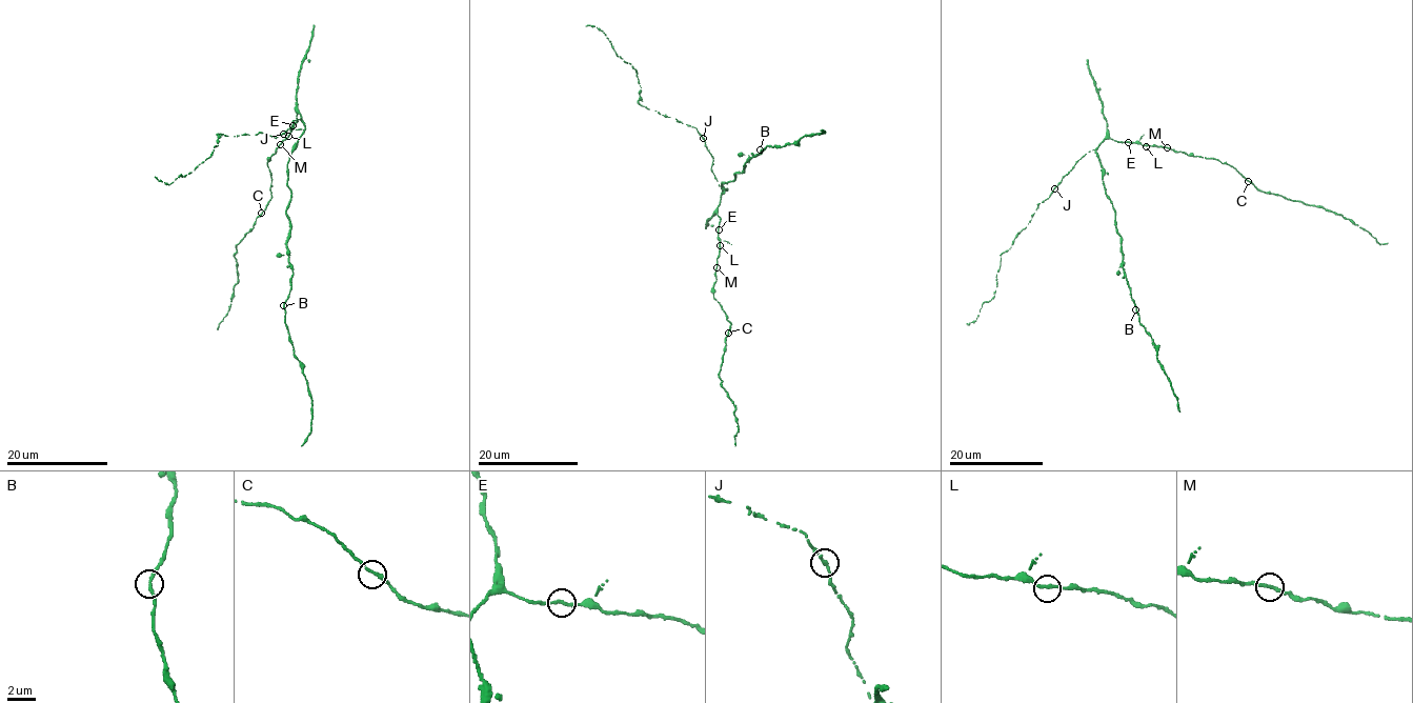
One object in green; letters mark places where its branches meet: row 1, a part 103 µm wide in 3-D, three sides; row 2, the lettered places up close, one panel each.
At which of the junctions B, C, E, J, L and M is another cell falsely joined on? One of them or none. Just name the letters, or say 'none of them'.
none of them

